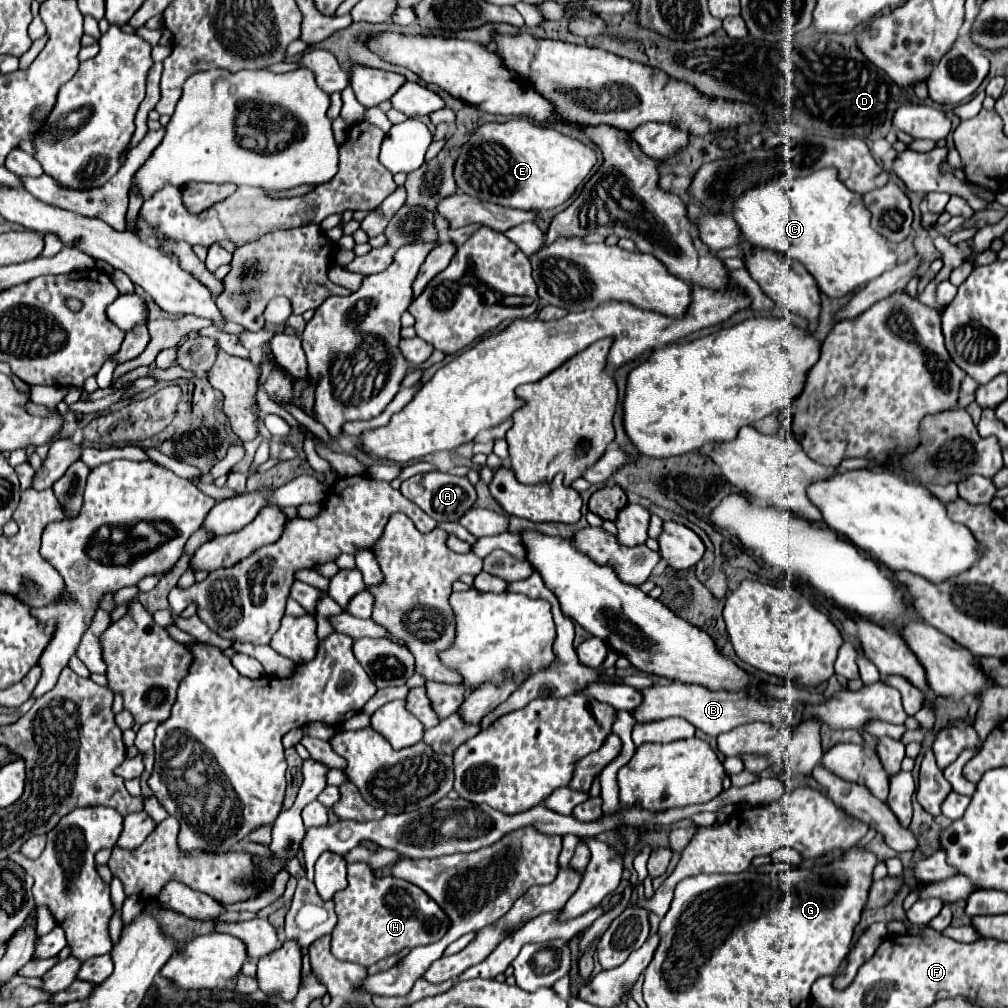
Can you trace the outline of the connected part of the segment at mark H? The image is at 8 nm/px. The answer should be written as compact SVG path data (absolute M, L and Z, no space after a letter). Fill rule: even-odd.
M365 862L349 864L347 870L349 886L333 896L339 922L333 930L331 950L339 960L369 968L399 950L433 944L447 932L447 914L417 886L393 876L375 878Z

